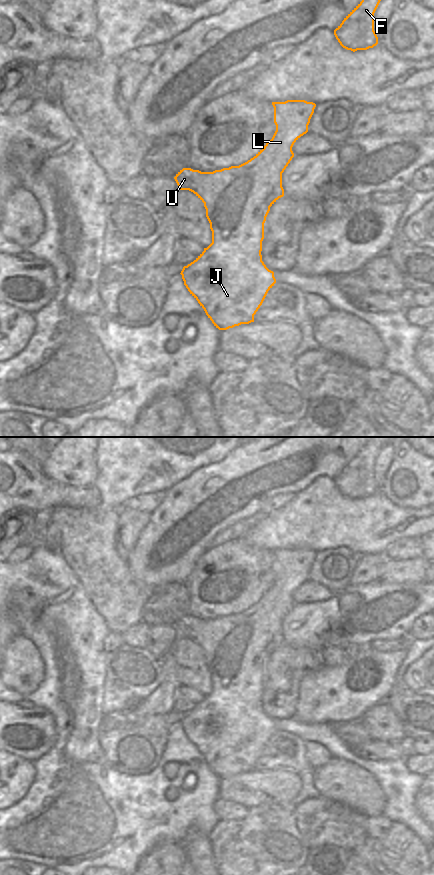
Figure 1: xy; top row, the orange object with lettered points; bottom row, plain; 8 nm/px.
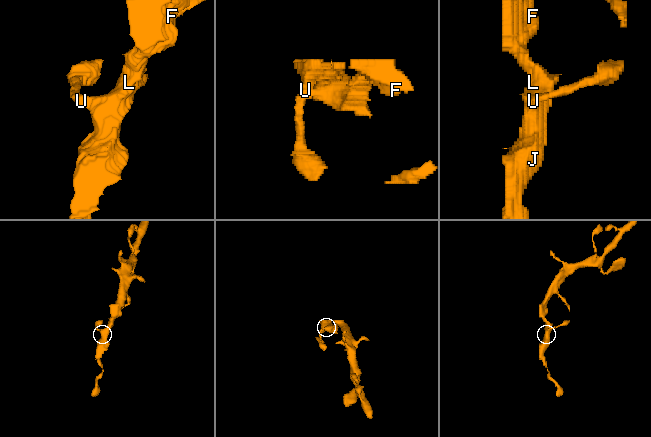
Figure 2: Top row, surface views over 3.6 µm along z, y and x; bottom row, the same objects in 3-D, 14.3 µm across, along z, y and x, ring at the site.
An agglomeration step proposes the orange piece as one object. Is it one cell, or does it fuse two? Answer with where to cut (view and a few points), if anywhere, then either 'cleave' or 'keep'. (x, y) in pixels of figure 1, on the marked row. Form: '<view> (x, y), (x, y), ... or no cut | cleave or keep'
no cut | keep

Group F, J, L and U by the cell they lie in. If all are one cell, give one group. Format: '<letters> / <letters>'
F J L U

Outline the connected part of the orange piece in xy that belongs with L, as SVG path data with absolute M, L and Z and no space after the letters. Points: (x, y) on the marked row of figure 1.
M287 100L272 102L272 105L276 131L272 139L253 158L239 166L213 172L183 168L174 177L178 190L193 192L204 203L206 209L206 217L212 231L212 243L204 248L204 251L193 262L184 266L180 274L190 294L198 301L208 318L219 330L254 322L254 315L262 305L268 291L276 283L274 272L269 270L262 261L264 223L270 207L284 196L282 173L294 157L292 151L294 143L308 132L308 125L316 104L305 100Z

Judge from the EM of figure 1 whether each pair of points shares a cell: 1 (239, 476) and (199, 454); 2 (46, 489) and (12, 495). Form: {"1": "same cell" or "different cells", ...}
{"1": "different cells", "2": "same cell"}

